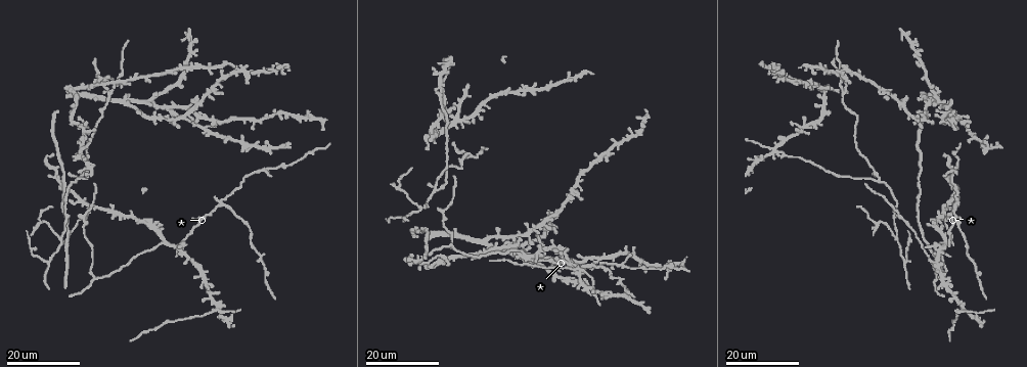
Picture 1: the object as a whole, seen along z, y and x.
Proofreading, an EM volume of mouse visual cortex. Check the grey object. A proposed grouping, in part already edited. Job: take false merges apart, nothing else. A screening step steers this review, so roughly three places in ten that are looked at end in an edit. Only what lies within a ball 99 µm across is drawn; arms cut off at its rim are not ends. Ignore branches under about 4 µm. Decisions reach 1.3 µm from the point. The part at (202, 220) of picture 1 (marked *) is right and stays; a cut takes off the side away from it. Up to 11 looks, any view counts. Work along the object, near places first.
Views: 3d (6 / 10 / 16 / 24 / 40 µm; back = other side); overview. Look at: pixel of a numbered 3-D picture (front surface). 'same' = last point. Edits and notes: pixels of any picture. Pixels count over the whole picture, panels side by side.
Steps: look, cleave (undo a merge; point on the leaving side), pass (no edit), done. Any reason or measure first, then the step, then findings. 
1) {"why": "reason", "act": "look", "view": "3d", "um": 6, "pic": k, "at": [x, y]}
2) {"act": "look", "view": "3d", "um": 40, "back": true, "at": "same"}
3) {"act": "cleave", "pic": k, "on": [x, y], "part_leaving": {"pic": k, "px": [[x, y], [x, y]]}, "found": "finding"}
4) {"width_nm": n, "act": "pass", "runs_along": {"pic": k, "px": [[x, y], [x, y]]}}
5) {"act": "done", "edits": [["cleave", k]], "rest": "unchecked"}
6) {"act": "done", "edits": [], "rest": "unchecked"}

{"why": "four or more arms meet", "act": "look", "view": "3d", "um": 16, "pic": 1, "at": [221, 203]}

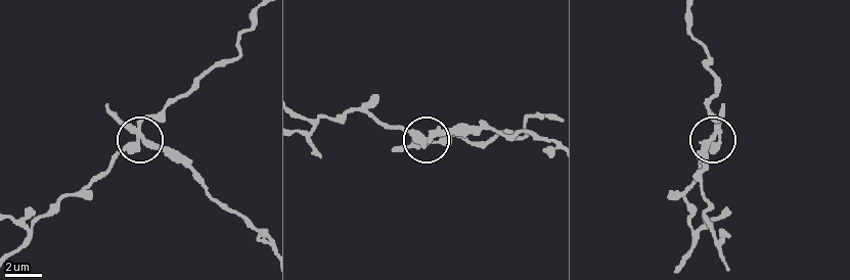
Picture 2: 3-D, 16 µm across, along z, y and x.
{"act": "look", "view": "3d", "um": 10, "pic": 2, "at": [145, 138]}

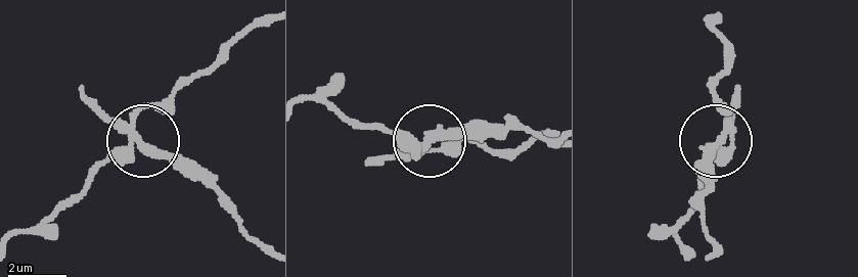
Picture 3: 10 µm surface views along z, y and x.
{"arms": 4, "act": "cleave", "pic": 3, "on": [96, 103], "part_leaving": {"pic": 3, "px": [[723, 129], [716, 178], [701, 208], [716, 246]]}, "found": "two neurons meet here"}

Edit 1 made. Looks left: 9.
{"act": "look", "view": "overview"}

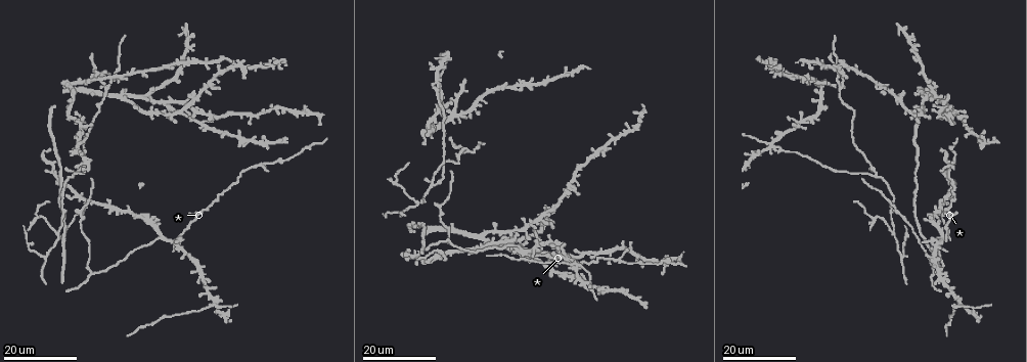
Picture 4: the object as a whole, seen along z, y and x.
{"why": "a fork", "act": "look", "view": "3d", "um": 24, "pic": 4, "at": [439, 204]}

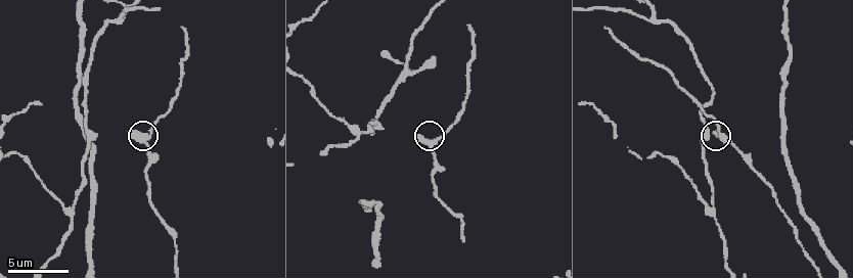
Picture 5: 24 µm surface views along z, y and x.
{"why": "zoom in", "act": "look", "view": "3d", "um": 10, "pic": 5, "at": [430, 142]}

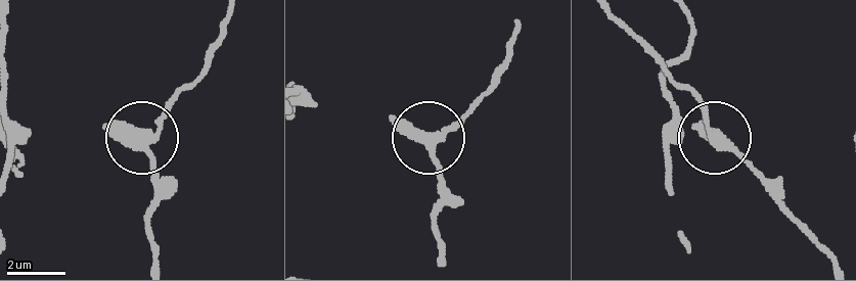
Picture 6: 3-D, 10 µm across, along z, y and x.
{"act": "look", "view": "3d", "um": 10, "back": true, "pic": 6, "at": [148, 137]}

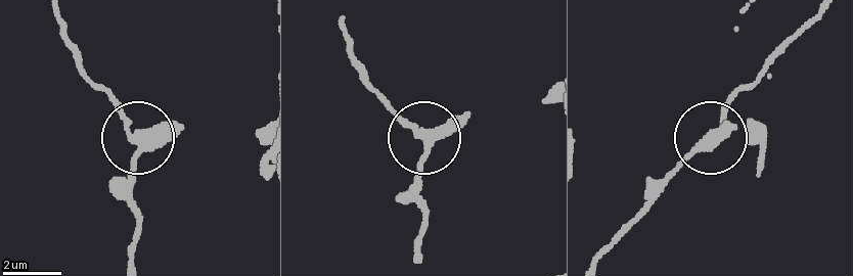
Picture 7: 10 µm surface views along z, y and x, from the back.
{"act": "pass", "runs_along": {"pic": 7, "px": [[130, 259], [137, 230], [130, 164], [137, 142], [95, 86]]}, "found": "one neuron here"}

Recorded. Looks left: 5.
{"why": "arms part here", "act": "look", "view": "3d", "um": 6, "pic": 5, "at": [352, 129]}

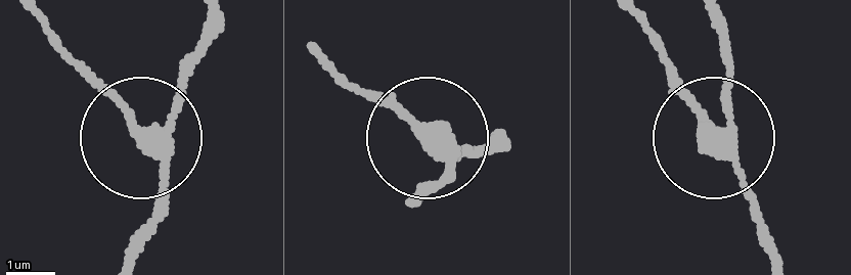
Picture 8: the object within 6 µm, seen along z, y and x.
{"side_arm_um": 20, "arms": 3, "act": "cleave", "pic": 8, "on": [119, 104], "found": "two neurons meet here"}

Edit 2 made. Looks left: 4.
{"act": "look", "view": "overview"}

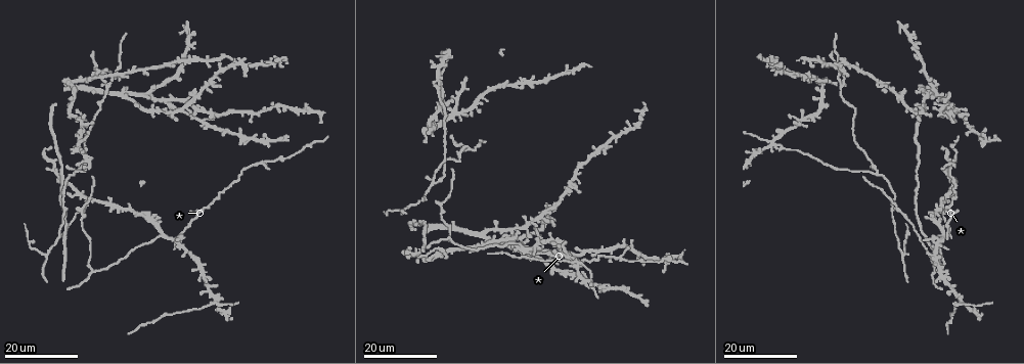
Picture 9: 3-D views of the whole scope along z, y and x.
{"why": "looks like a crossing", "act": "look", "view": "3d", "um": 16, "pic": 9, "at": [875, 174]}

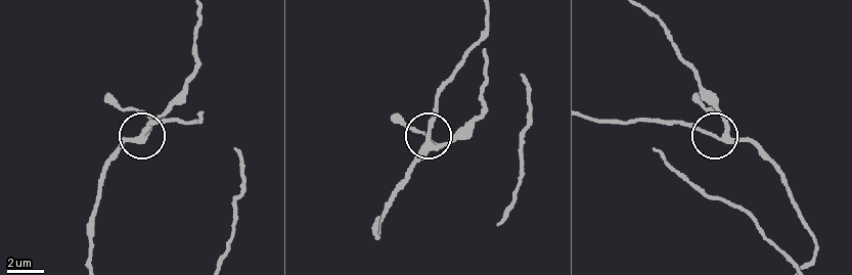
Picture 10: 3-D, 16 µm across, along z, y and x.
{"act": "look", "view": "3d", "um": 6, "pic": 10, "at": [432, 146]}

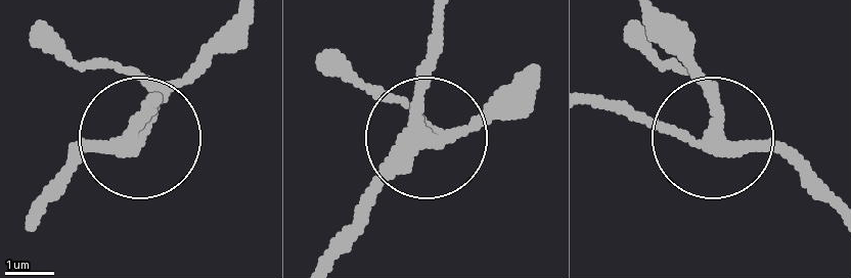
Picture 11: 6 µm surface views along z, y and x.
{"side_arm_um": 52, "act": "pass", "found": "continuous, no second neuron"}

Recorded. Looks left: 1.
{"act": "done", "edits": [["cleave", 3], ["cleave", 8]], "rest": "unchecked"}

